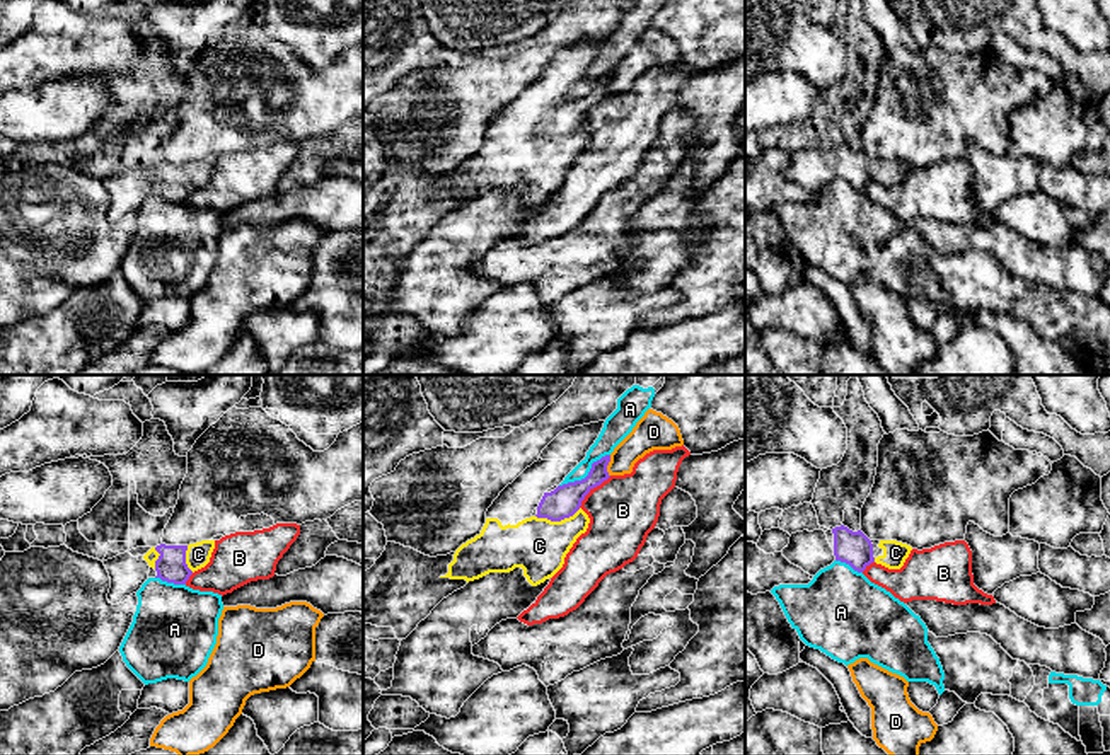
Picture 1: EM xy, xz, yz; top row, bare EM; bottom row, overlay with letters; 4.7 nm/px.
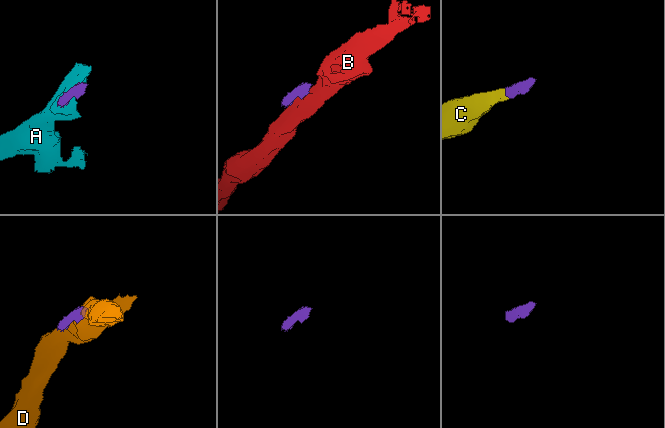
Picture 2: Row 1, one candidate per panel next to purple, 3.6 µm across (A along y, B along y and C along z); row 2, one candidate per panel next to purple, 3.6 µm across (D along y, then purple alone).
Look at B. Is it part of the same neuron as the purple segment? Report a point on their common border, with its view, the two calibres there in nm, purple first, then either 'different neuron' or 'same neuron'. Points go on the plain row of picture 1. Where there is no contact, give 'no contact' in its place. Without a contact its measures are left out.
contact xz (592, 106); calibres 150 and 320 nm; different neuron

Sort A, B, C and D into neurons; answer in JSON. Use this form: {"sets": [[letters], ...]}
{"sets": [["A"], ["B"], ["C"], ["D"]]}

